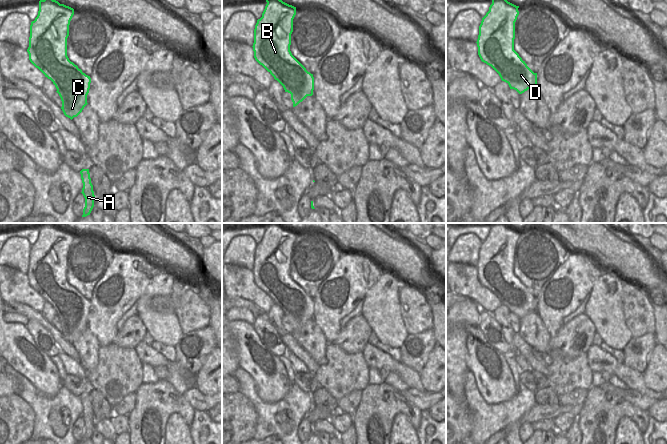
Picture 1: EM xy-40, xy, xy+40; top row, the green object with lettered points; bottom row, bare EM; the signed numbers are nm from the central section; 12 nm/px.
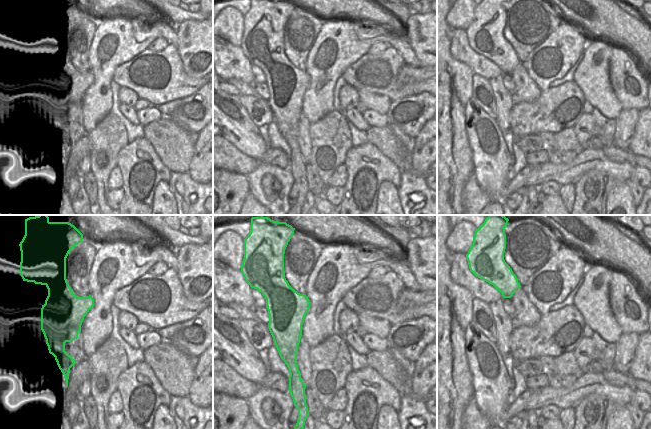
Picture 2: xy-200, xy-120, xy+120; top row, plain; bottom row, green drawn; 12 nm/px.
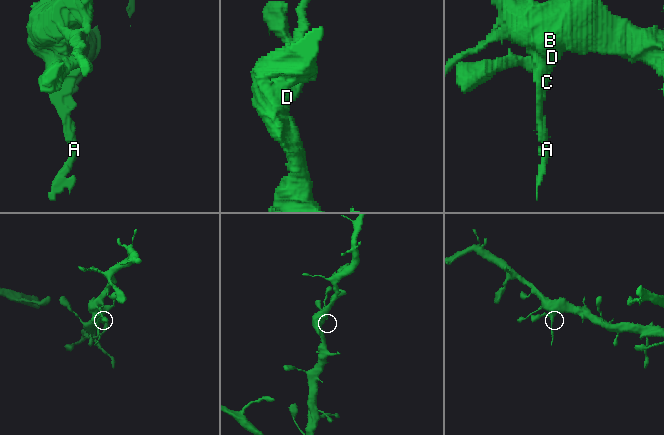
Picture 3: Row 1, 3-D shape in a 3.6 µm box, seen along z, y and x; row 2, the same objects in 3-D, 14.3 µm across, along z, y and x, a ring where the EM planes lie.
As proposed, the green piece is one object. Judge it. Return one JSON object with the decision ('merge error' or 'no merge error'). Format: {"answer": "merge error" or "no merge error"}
{"answer": "merge error"}

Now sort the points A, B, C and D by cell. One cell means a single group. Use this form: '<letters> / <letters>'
A C D / B

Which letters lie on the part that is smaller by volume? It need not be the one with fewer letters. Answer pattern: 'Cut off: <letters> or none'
Cut off: A, C, D

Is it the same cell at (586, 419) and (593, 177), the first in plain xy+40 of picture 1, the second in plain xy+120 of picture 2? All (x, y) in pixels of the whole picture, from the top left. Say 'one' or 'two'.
one

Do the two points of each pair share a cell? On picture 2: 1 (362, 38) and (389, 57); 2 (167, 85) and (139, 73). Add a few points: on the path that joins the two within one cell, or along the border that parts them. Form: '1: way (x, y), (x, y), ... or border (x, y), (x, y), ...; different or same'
1: border (367, 52), (348, 66); different
2: way (160, 78), (146, 74); same

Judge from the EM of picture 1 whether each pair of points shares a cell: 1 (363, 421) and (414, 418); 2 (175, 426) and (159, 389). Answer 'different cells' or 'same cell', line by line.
1: same cell
2: different cells

